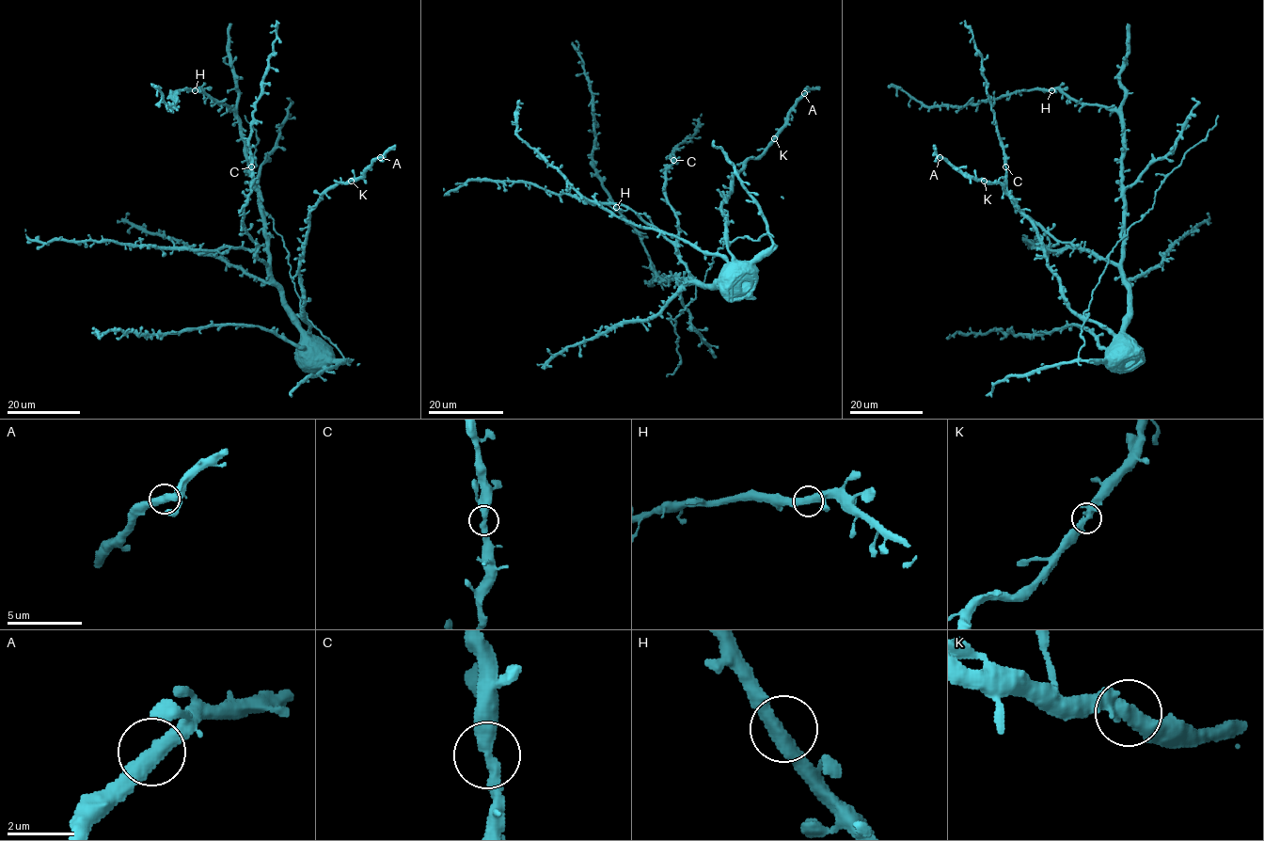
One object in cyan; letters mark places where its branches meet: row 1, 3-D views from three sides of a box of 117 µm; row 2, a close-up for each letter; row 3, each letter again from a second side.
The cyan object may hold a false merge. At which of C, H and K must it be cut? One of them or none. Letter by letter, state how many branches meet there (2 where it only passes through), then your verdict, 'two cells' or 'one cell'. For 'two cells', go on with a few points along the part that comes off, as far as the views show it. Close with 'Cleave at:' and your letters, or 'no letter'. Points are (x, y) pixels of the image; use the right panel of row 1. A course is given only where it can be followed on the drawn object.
C: branches 2; one cell
H: branches 2; one cell
K: branches 2; one cell
Cleave at: no letter

